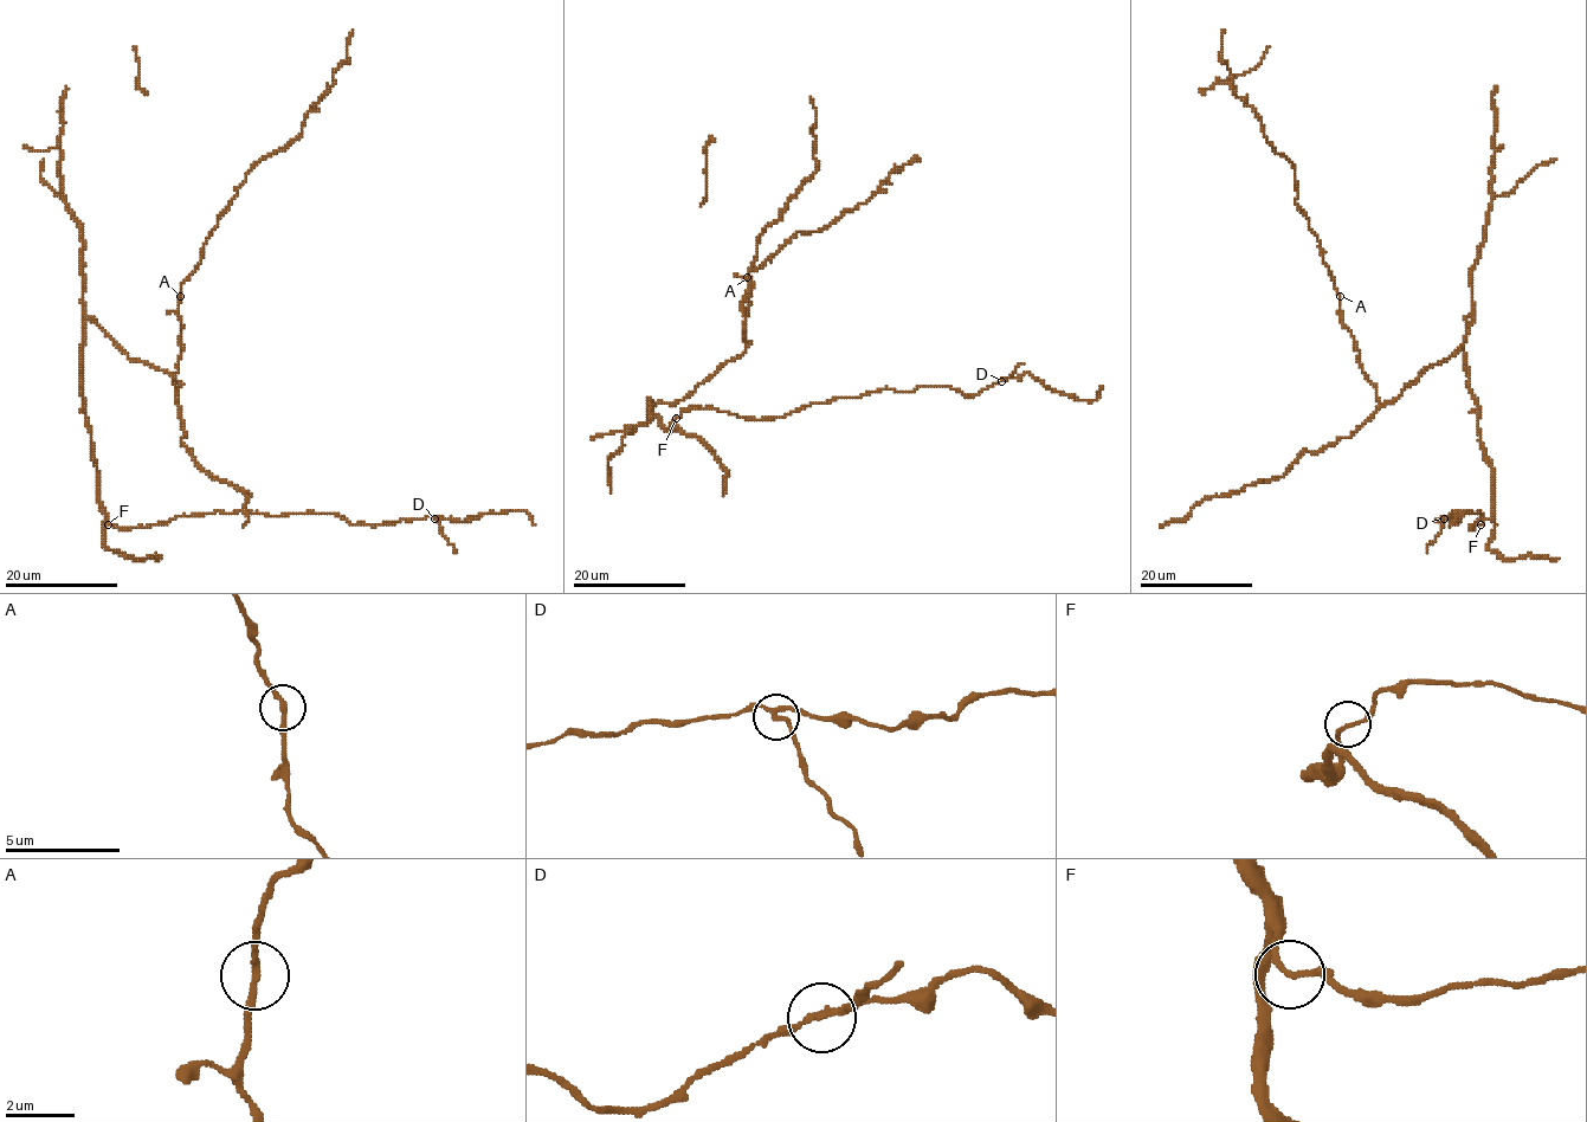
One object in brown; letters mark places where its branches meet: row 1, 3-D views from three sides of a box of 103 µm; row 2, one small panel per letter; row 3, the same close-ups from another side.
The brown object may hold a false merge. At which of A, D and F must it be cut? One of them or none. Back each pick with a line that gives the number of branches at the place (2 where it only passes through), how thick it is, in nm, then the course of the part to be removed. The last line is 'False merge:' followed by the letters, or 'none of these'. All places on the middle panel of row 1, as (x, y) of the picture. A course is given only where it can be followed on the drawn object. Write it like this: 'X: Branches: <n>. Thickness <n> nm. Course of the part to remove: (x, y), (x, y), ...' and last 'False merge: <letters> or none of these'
D: Branches: 3. Thickness 160 nm. Course of the part to remove: (1002, 381), (1023, 363)
False merge: D

